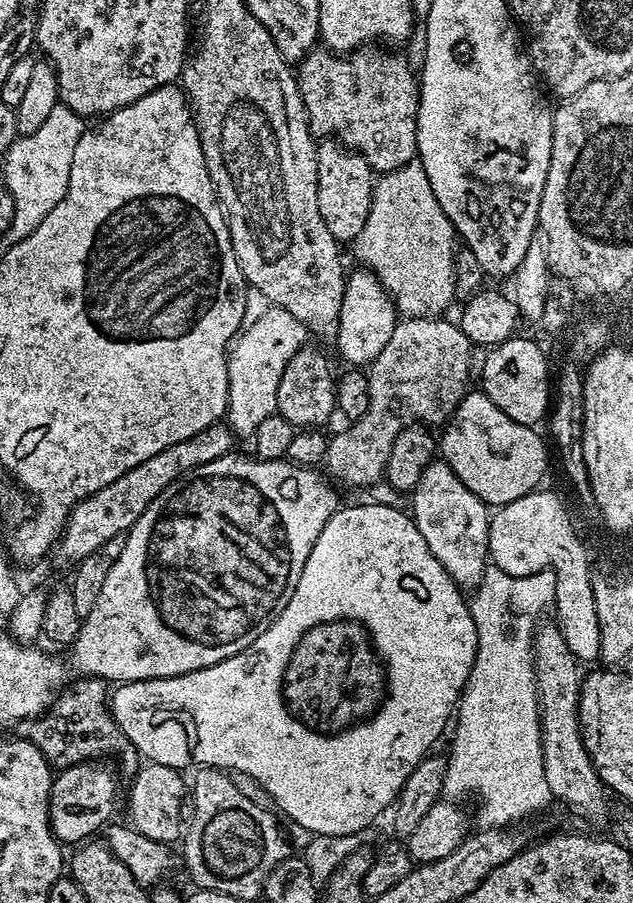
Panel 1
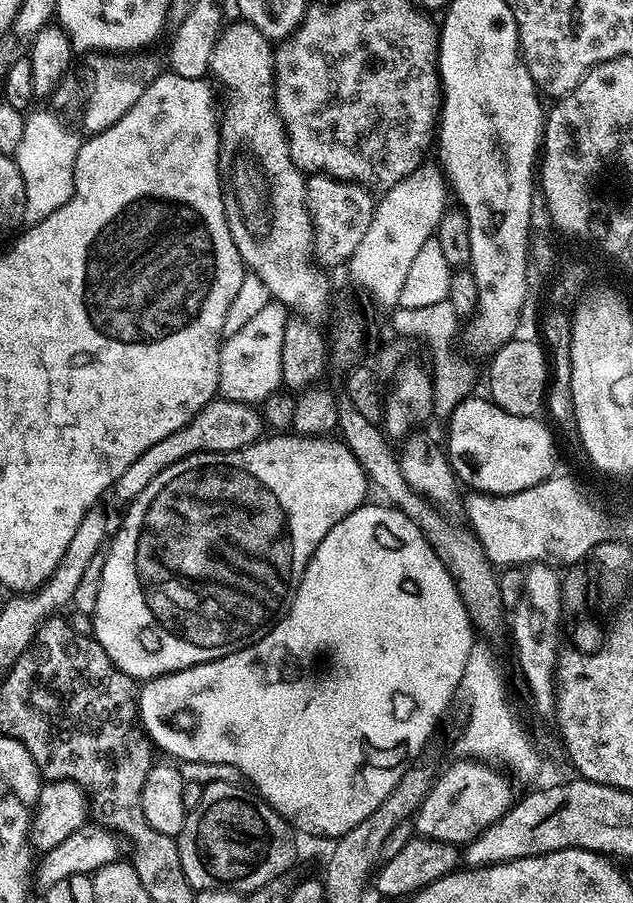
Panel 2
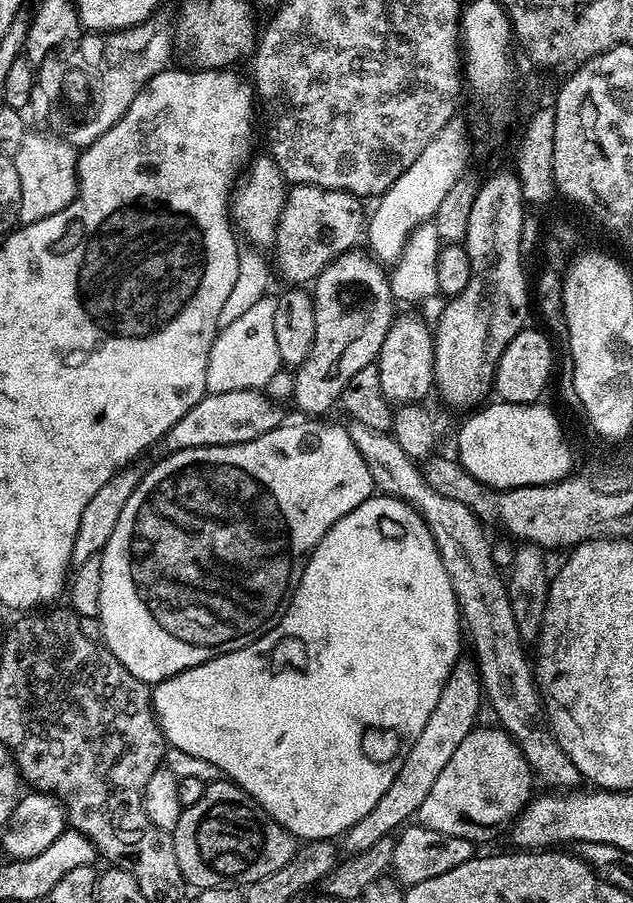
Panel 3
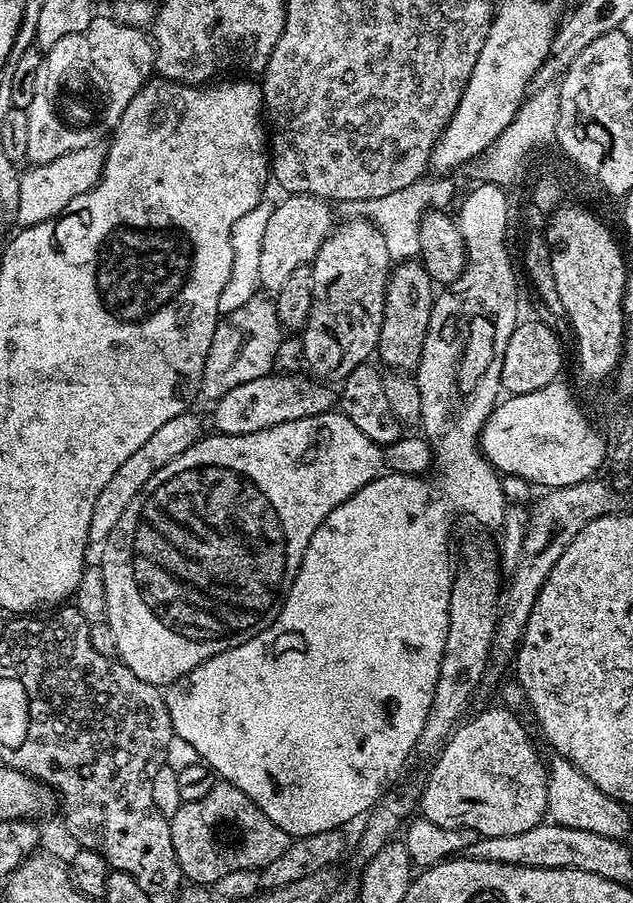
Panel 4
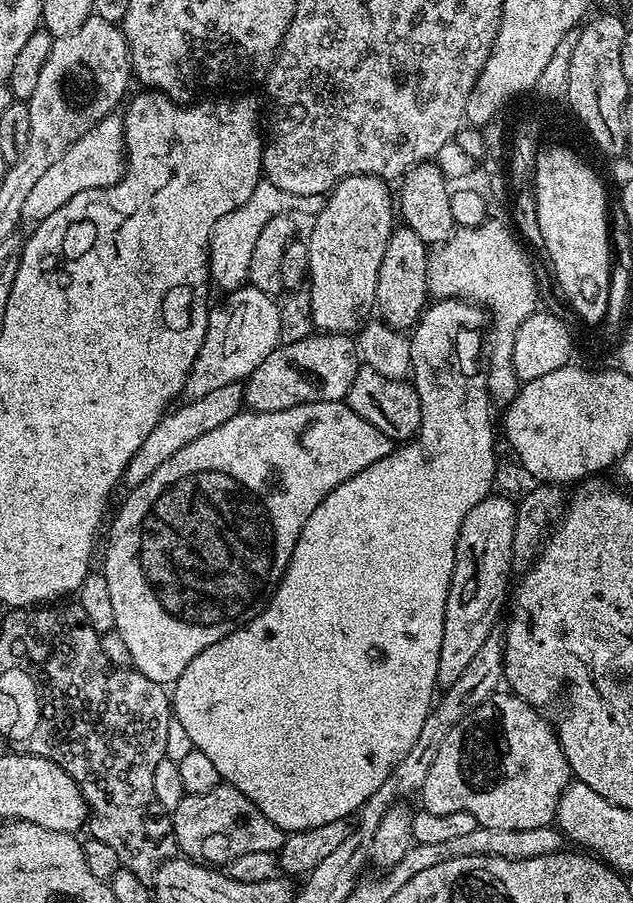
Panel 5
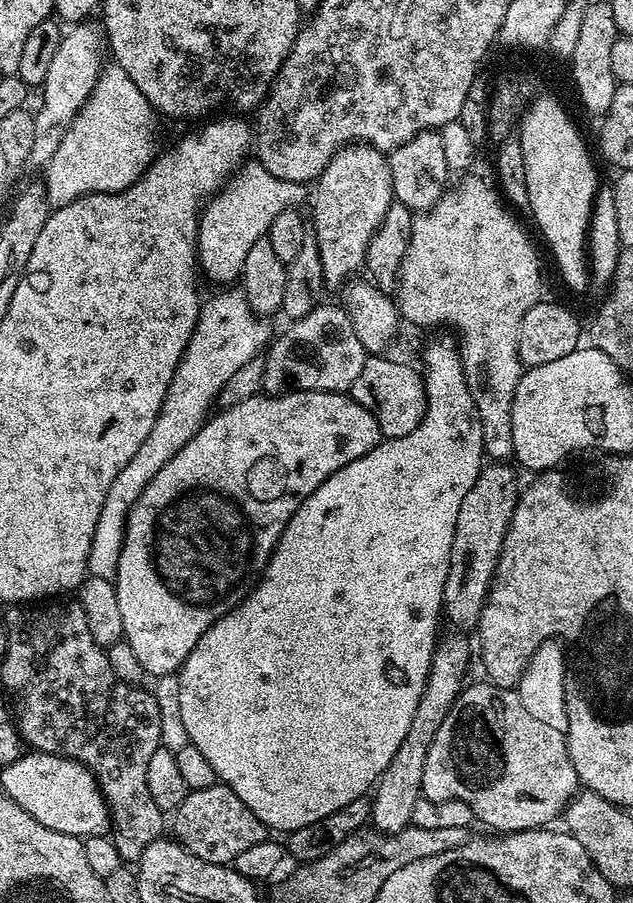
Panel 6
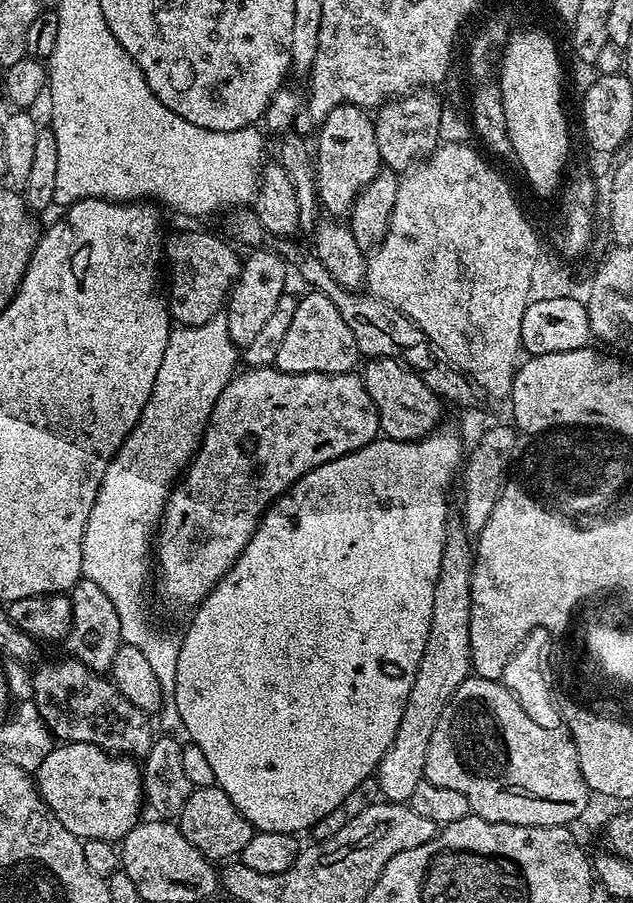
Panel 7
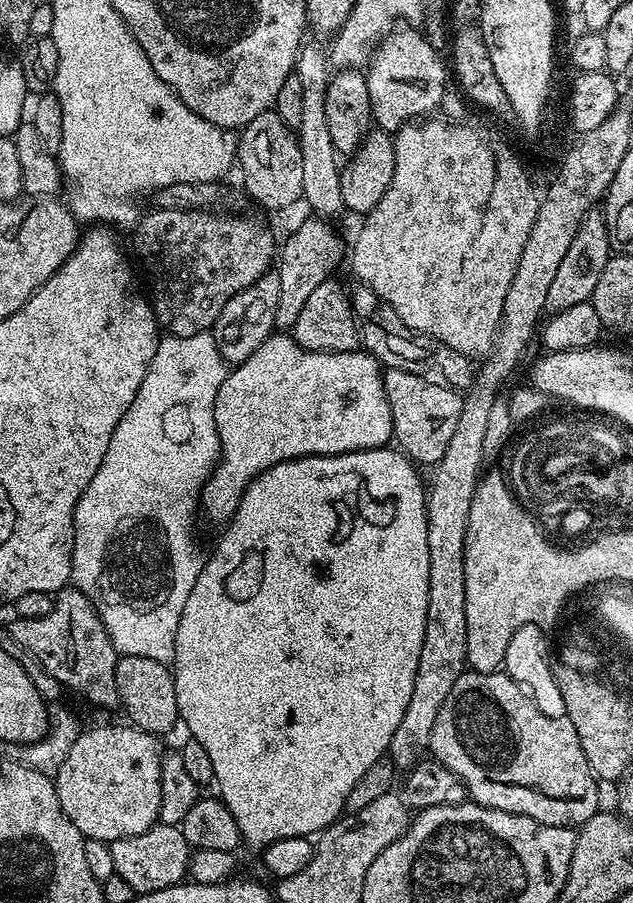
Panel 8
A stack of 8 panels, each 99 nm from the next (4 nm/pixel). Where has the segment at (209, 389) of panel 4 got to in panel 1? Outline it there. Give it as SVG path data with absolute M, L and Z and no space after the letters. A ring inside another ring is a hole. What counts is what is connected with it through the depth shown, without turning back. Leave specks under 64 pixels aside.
M270 306L254 326L244 328L235 337L228 358L228 410L230 427L237 437L251 437L260 422L270 418L276 412L278 382L290 358L296 351L305 347L310 333L304 325L286 310Z

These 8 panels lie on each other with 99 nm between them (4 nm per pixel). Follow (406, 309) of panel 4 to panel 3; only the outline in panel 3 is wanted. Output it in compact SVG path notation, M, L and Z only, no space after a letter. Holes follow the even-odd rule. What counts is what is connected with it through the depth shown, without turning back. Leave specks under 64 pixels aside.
M420 314L415 316L397 315L386 334L386 342L382 342L380 358L376 361L376 369L382 378L382 394L386 394L389 404L414 404L423 401L424 395L434 388L434 339L433 329Z

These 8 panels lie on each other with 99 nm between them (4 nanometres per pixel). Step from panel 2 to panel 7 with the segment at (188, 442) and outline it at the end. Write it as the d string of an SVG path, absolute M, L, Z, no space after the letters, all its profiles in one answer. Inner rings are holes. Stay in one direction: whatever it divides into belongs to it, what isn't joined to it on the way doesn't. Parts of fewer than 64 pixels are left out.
M315 290L305 291L305 296L302 295L297 299L296 309L294 310L294 319L290 322L290 330L286 330L286 338L282 338L282 347L278 350L278 358L276 359L275 367L282 369L283 372L290 374L310 374L311 372L321 372L322 374L342 374L343 372L351 372L361 363L362 357L358 350L358 342L354 338L354 334L350 334L350 326L346 326L346 321L342 319L342 314L338 314L338 306L334 306L334 302L330 298L326 298L326 294Z

